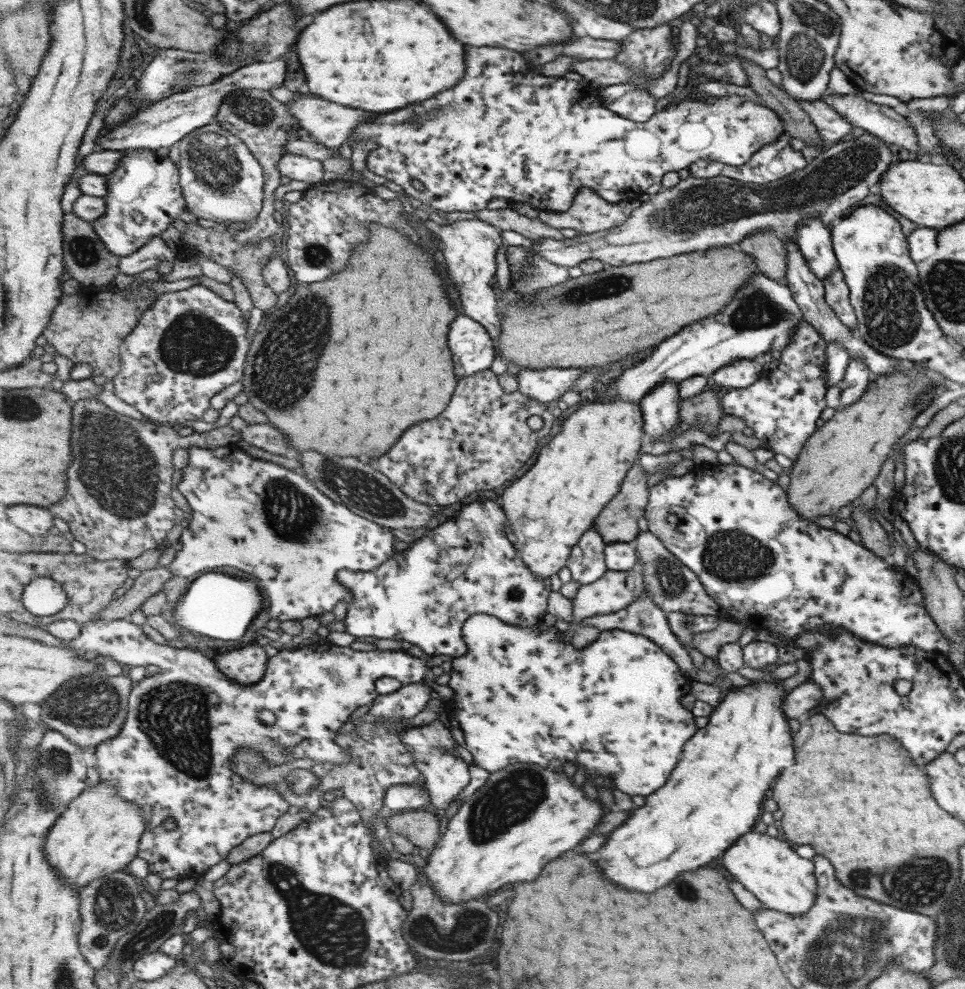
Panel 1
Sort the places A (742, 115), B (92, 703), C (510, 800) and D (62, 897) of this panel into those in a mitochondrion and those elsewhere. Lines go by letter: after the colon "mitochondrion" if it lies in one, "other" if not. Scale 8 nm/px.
A: other
B: mitochondrion
C: mitochondrion
D: other

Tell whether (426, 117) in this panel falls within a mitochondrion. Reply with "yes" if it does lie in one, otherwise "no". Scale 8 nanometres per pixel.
yes

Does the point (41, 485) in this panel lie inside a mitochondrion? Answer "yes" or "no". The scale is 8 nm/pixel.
no

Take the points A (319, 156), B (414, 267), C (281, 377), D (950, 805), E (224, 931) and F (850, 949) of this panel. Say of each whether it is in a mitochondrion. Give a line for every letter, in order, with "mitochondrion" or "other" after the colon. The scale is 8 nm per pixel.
A: other
B: other
C: mitochondrion
D: other
E: other
F: mitochondrion

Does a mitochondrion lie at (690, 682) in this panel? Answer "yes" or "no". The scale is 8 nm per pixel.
no

